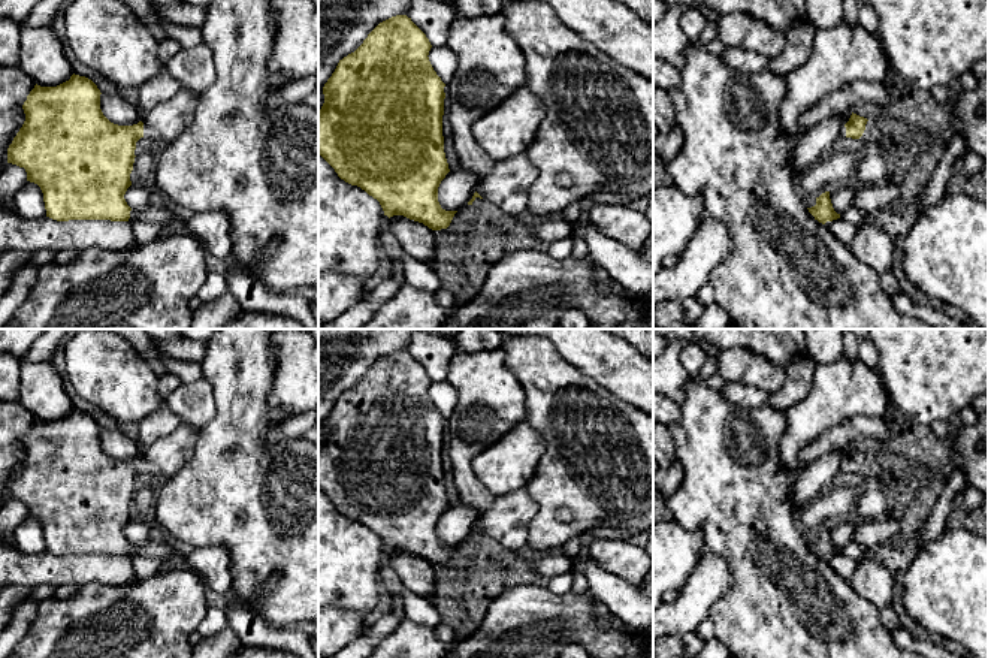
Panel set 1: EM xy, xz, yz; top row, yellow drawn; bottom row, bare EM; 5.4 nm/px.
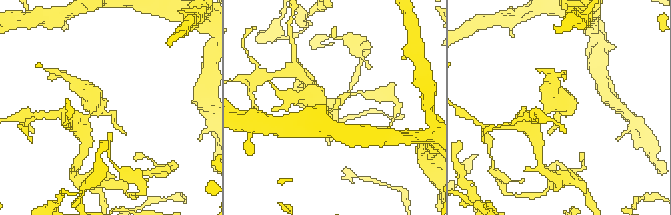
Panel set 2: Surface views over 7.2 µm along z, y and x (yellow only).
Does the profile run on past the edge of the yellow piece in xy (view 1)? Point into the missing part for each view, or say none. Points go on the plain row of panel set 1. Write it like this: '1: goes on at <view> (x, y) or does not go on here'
1: goes on at xy (166, 456)

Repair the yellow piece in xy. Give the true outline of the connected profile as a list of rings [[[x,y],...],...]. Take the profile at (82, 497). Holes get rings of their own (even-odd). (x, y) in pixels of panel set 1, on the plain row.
[[[73,408],[69,416],[57,422],[40,422],[36,419],[22,440],[25,456],[7,483],[7,498],[24,502],[27,516],[40,522],[46,552],[52,555],[129,556],[132,543],[127,540],[124,529],[132,520],[130,508],[136,492],[136,477],[141,473],[166,479],[175,476],[193,458],[200,434],[200,429],[181,422],[173,432],[143,449],[138,459],[118,461],[103,450],[100,429],[100,425],[91,414]]]

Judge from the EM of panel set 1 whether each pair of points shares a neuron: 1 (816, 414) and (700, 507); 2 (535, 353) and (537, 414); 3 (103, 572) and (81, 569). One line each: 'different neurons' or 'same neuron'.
1: different neurons
2: same neuron
3: same neuron

